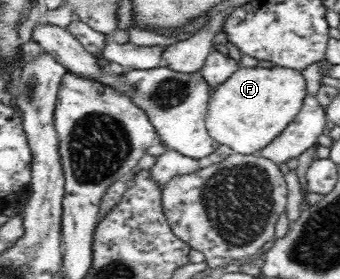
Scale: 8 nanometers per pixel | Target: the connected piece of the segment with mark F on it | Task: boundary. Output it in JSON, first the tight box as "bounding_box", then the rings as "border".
{"bounding_box":[206,65,310,155],"border":[[[277,65],[274,68],[264,67],[238,67],[238,69],[225,81],[214,89],[210,96],[206,114],[206,129],[220,145],[225,144],[233,152],[244,155],[257,155],[274,138],[277,138],[299,114],[303,106],[305,94],[310,90],[302,75],[302,71],[288,69]]]}

